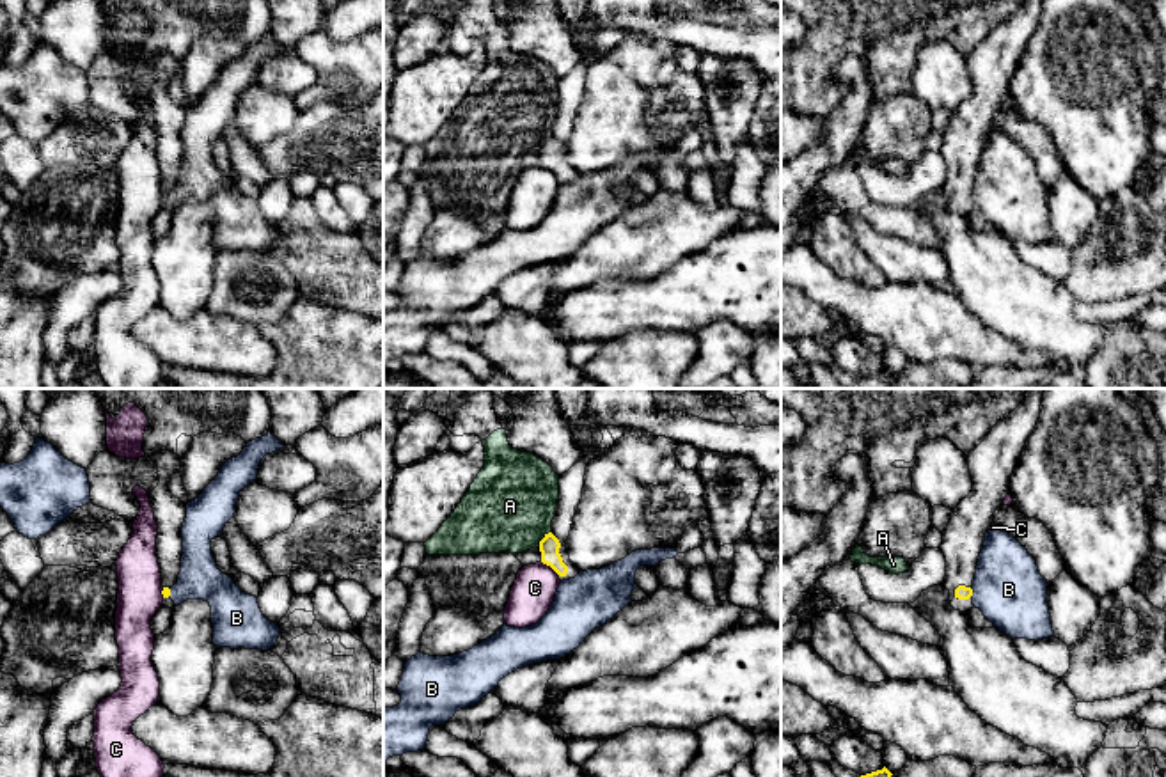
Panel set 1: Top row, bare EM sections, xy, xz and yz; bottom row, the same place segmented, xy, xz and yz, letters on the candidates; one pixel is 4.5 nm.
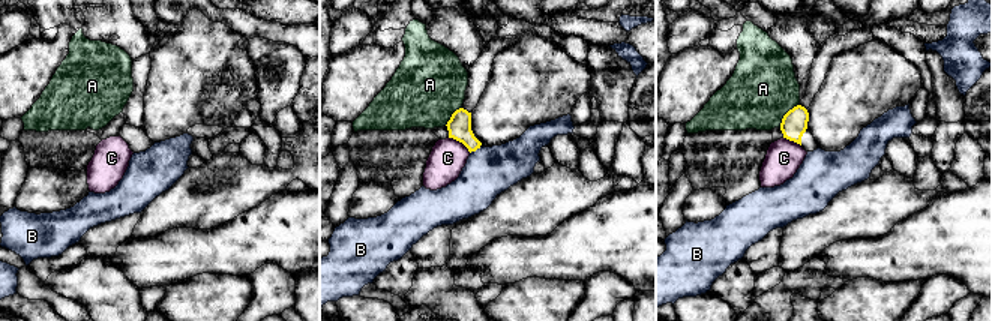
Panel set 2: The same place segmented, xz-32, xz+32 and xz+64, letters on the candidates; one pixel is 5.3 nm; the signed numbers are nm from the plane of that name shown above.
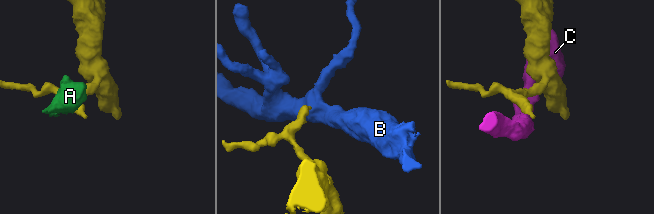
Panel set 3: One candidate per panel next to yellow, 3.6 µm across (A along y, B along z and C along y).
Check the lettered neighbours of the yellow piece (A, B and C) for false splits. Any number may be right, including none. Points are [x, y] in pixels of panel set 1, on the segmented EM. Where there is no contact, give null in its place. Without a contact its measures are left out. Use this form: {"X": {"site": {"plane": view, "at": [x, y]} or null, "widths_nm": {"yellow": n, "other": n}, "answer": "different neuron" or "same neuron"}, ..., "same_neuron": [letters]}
{"A": {"site": {"plane": "xz", "at": [543, 538]}, "widths_nm": {"yellow": 90, "other": 400}, "answer": "different neuron"}, "B": {"site": {"plane": "yz", "at": [971, 593]}, "widths_nm": {"yellow": 60, "other": 320}, "answer": "different neuron"}, "C": {"site": {"plane": "xz", "at": [551, 566]}, "widths_nm": {"yellow": 90, "other": 190}, "answer": "different neuron"}, "same_neuron": []}

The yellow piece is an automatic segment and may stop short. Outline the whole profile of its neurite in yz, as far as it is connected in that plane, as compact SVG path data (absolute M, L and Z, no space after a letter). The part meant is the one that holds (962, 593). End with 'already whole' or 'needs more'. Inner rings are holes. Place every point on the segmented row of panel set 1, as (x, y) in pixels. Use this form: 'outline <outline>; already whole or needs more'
outline M1028 388L1024 401L967 454L973 490L953 509L941 543L946 557L942 585L949 591L955 610L969 612L974 607L971 587L985 532L994 522L996 509L1010 493L1010 475L1036 426L1042 397L1044 388Z; needs more

